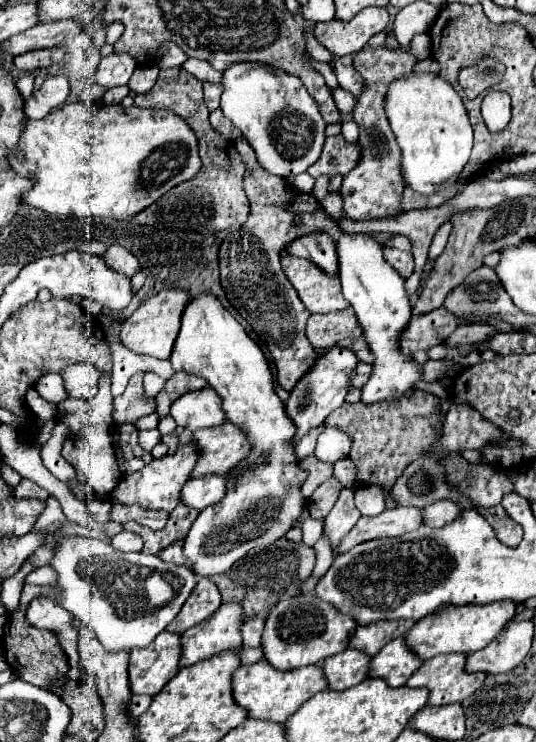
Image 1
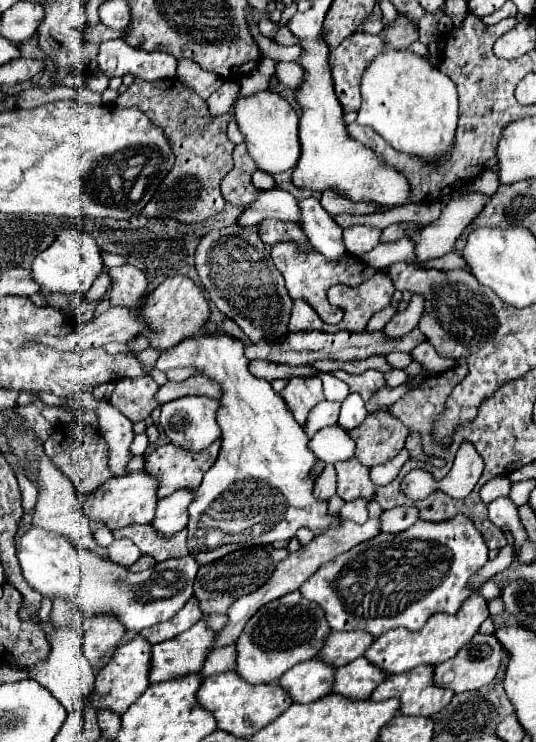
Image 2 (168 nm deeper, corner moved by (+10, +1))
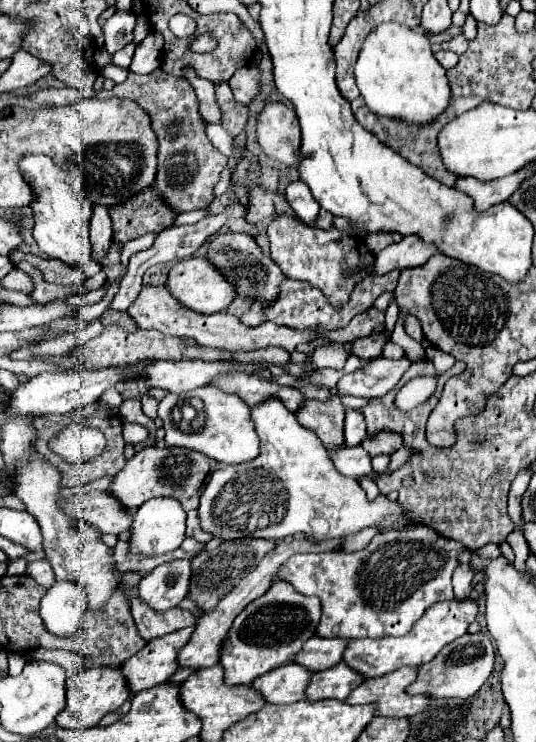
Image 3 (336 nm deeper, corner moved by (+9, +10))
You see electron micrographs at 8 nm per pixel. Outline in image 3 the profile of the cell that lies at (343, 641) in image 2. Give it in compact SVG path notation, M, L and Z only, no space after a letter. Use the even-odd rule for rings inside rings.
M312 636L306 648L302 648L302 652L294 658L294 662L304 664L308 670L314 670L314 672L332 668L342 660L342 652L346 650L346 644L348 640Z

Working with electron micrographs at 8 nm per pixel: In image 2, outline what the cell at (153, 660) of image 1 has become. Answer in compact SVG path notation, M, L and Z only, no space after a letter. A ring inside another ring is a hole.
M137 635L127 645L121 645L111 663L105 669L101 669L95 677L95 695L91 697L91 707L95 711L109 709L117 715L123 715L129 709L129 705L137 701L149 687L149 659L151 659L151 645L141 635Z

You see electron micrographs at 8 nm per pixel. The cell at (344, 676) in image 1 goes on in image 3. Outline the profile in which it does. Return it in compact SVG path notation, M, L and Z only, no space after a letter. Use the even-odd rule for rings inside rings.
M290 662L280 668L274 668L272 672L266 672L266 676L254 680L252 686L258 688L258 692L262 692L266 702L284 706L306 698L306 688L312 676L312 670L304 668L302 664Z

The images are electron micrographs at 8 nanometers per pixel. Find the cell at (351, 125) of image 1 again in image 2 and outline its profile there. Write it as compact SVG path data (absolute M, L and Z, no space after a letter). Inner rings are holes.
M409 49L379 53L361 77L361 109L357 121L373 127L391 147L425 161L441 161L453 147L457 129L457 89L427 59Z

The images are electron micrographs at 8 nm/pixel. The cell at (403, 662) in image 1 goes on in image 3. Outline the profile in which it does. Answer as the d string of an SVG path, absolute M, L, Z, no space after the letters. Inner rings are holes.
M338 662L330 670L316 672L316 676L312 678L306 690L306 698L308 700L322 700L322 698L346 700L346 696L350 696L350 692L362 682L364 678L360 676L360 672L356 672L344 662Z

